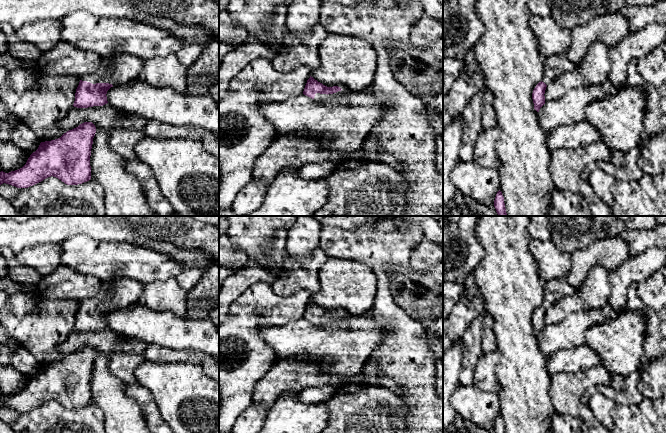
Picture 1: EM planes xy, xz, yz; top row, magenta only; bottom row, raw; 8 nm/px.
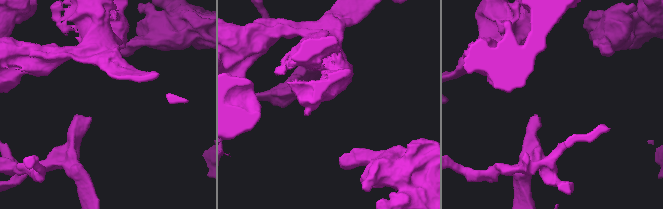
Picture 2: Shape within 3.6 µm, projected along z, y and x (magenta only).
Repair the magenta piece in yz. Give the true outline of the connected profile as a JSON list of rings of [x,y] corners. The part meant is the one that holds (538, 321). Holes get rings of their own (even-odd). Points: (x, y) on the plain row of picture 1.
[[[552,279],[545,282],[543,302],[536,309],[532,317],[534,333],[537,336],[545,328],[544,318],[547,308],[558,302],[561,298],[576,293],[578,289],[562,279]]]

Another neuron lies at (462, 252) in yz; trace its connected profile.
[[[443,216],[443,277],[463,283],[485,257],[476,237],[480,216]]]

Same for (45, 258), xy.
[[[54,243],[39,244],[15,254],[18,263],[35,269],[46,277],[61,265],[61,246]]]

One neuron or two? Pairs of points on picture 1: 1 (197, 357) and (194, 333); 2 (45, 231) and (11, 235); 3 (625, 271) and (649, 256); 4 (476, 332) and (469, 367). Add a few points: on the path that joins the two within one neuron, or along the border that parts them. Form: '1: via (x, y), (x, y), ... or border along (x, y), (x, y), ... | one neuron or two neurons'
1: border along (172, 349), (197, 349), (208, 354) | two neurons
2: via (37, 231), (19, 235) | one neuron
3: via (631, 269), (636, 269), (643, 262) | one neuron
4: via (472, 341), (470, 358) | one neuron

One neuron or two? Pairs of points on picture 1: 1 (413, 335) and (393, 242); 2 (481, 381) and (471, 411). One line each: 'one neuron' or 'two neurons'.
1: one neuron
2: two neurons

